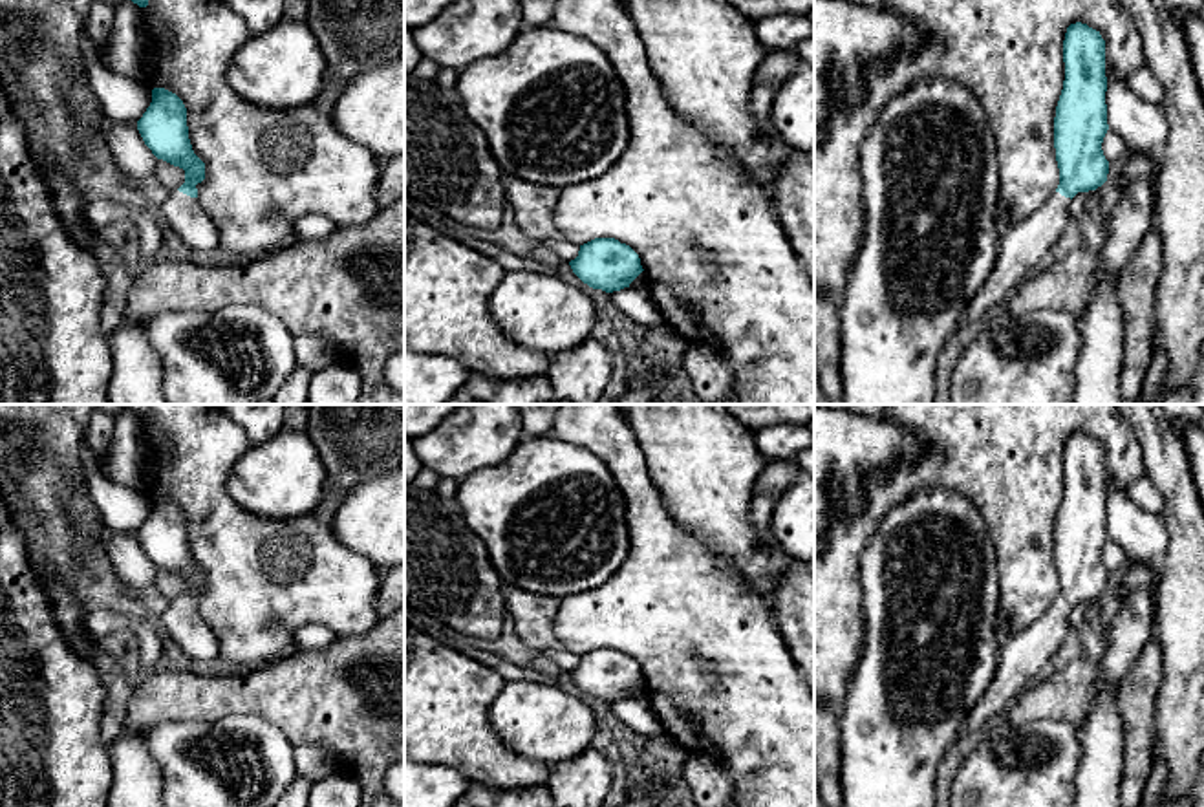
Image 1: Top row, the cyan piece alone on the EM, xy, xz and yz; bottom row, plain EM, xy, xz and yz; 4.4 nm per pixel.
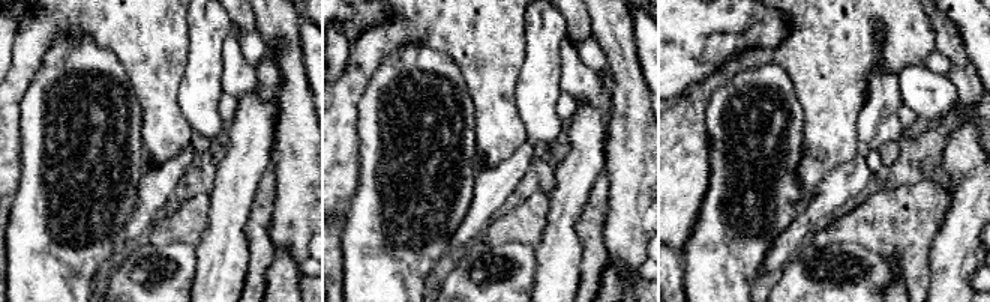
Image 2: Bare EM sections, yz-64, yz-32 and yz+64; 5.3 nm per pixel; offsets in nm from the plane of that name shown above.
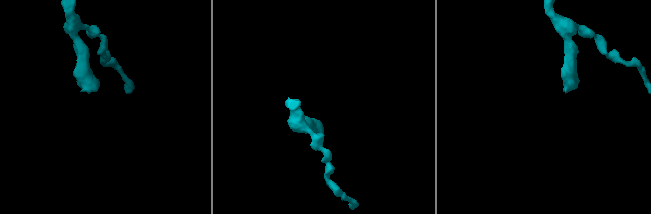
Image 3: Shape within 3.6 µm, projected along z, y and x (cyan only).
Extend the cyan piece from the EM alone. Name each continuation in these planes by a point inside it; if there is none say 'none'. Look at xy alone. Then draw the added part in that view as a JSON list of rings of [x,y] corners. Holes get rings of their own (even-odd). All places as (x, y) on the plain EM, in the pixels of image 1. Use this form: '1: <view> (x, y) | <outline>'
1: xy (182, 623) | [[[172,600],[167,604],[157,624],[188,659],[210,661],[220,655],[218,637],[199,617],[198,608]]]

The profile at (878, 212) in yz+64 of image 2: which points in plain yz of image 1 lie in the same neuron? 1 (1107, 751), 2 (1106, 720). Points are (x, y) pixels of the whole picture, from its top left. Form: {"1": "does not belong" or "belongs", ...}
{"1": "does not belong", "2": "does not belong"}

